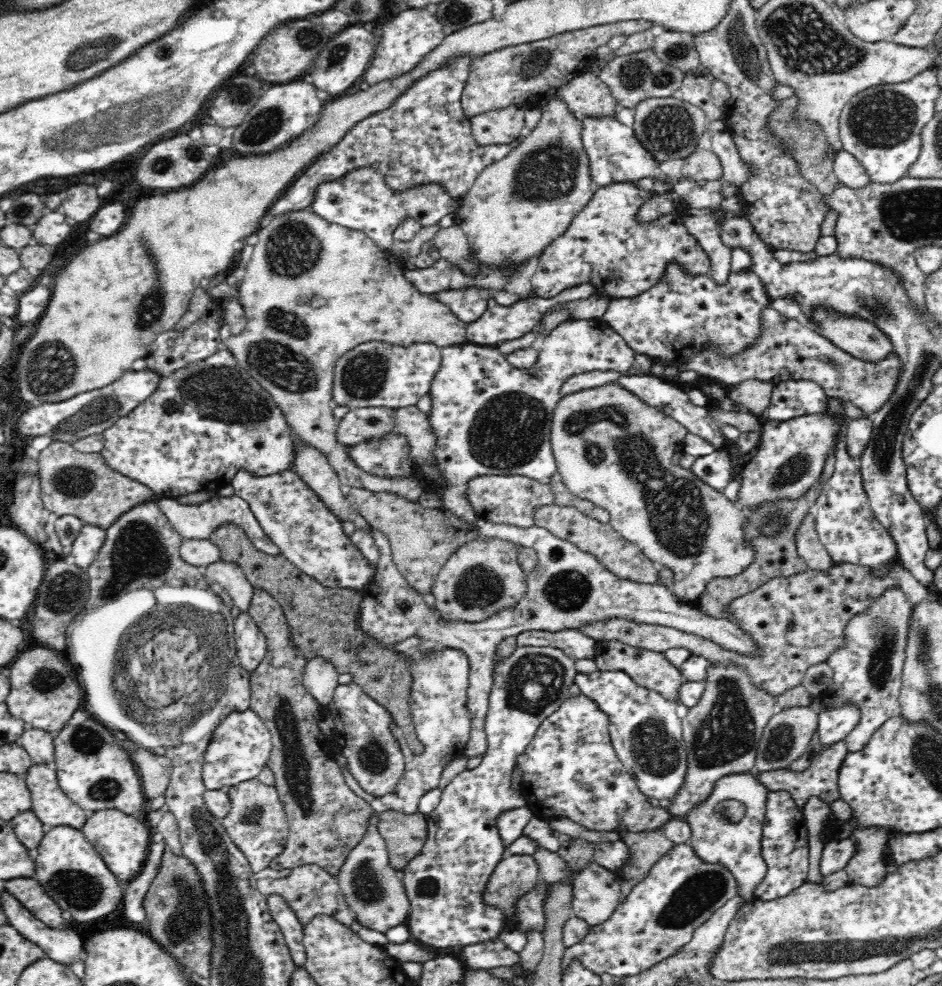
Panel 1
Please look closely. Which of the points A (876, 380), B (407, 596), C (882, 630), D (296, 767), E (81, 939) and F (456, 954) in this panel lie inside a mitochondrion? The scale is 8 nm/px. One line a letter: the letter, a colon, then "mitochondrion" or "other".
A: mitochondrion
B: other
C: mitochondrion
D: mitochondrion
E: other
F: other

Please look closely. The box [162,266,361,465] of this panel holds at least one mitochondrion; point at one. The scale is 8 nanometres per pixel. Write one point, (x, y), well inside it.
(275, 359)

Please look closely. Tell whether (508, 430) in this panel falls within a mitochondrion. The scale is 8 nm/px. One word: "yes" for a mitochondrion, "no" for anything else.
yes

